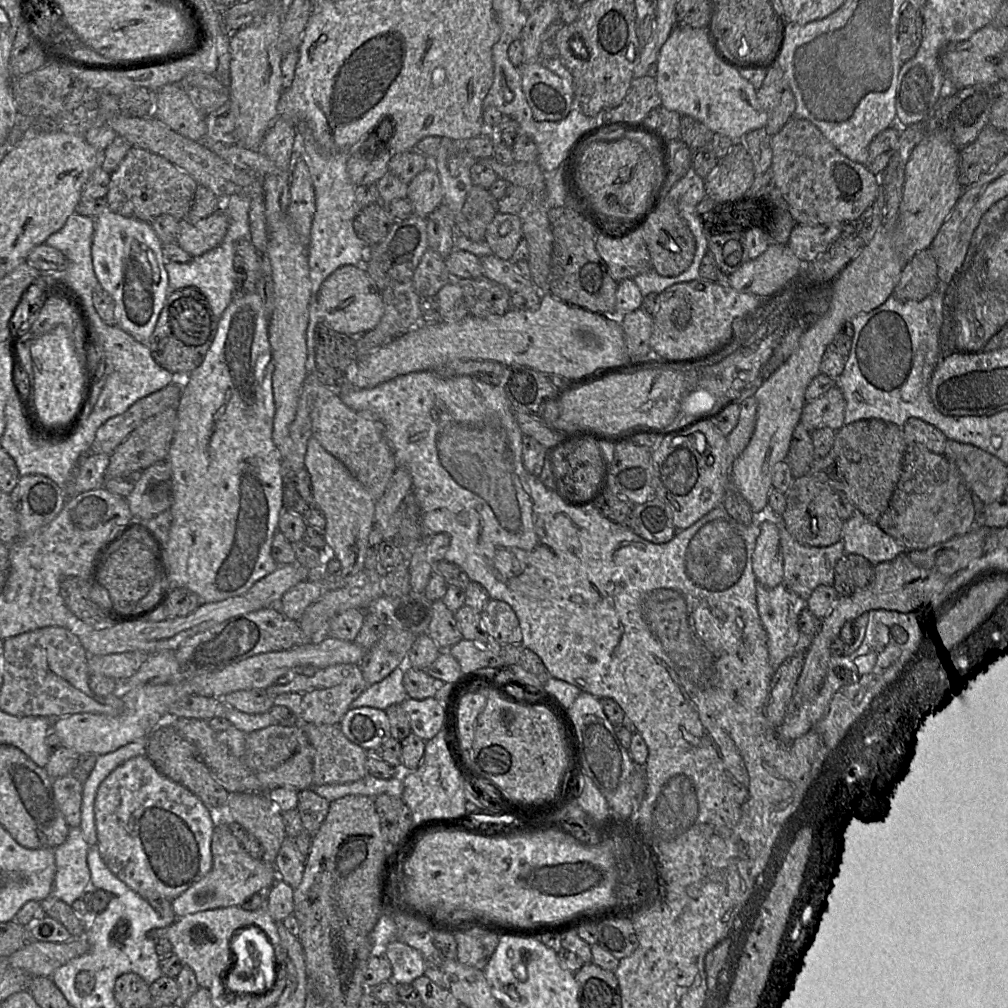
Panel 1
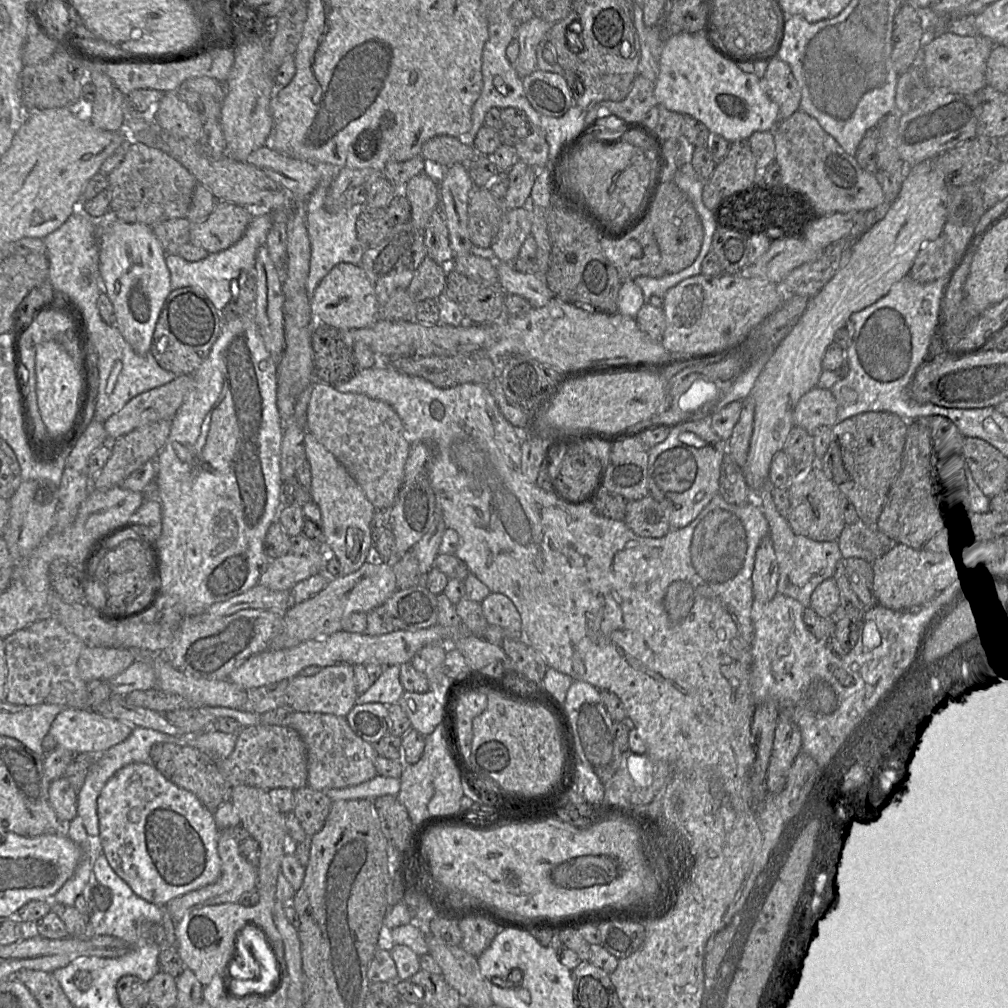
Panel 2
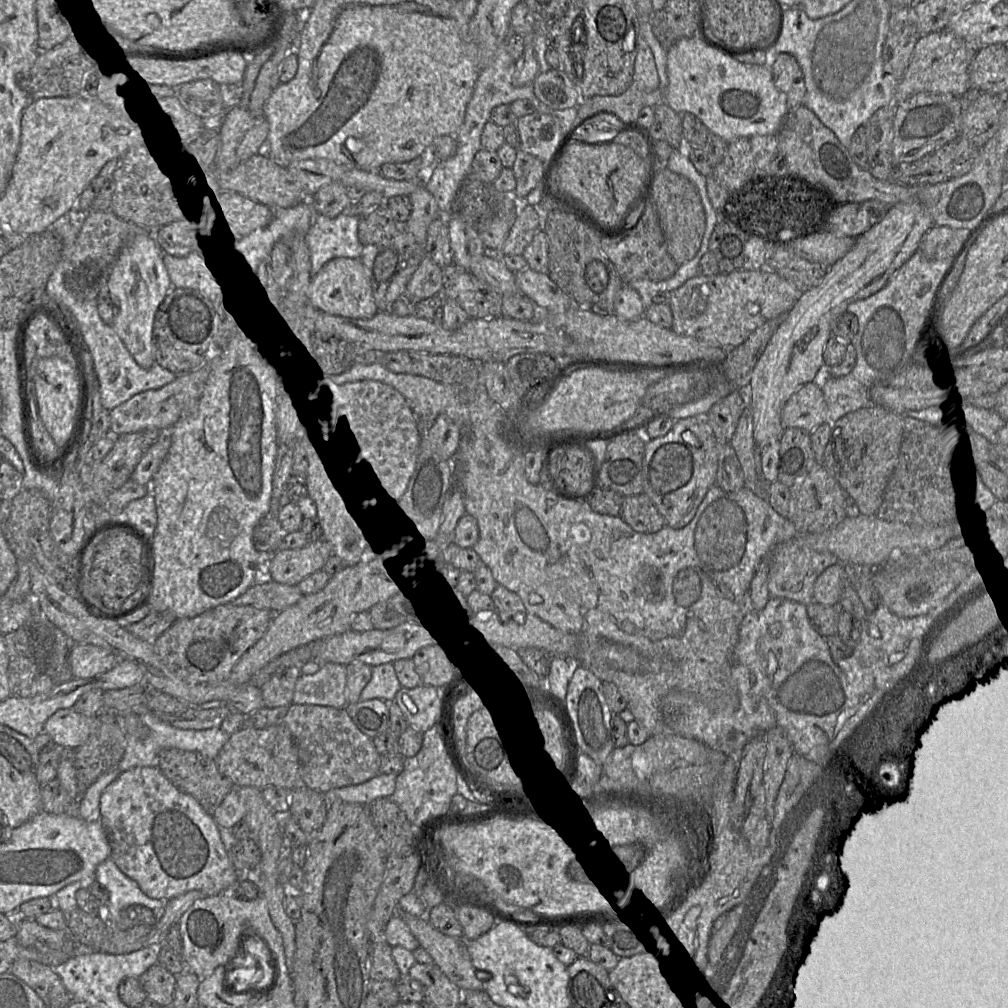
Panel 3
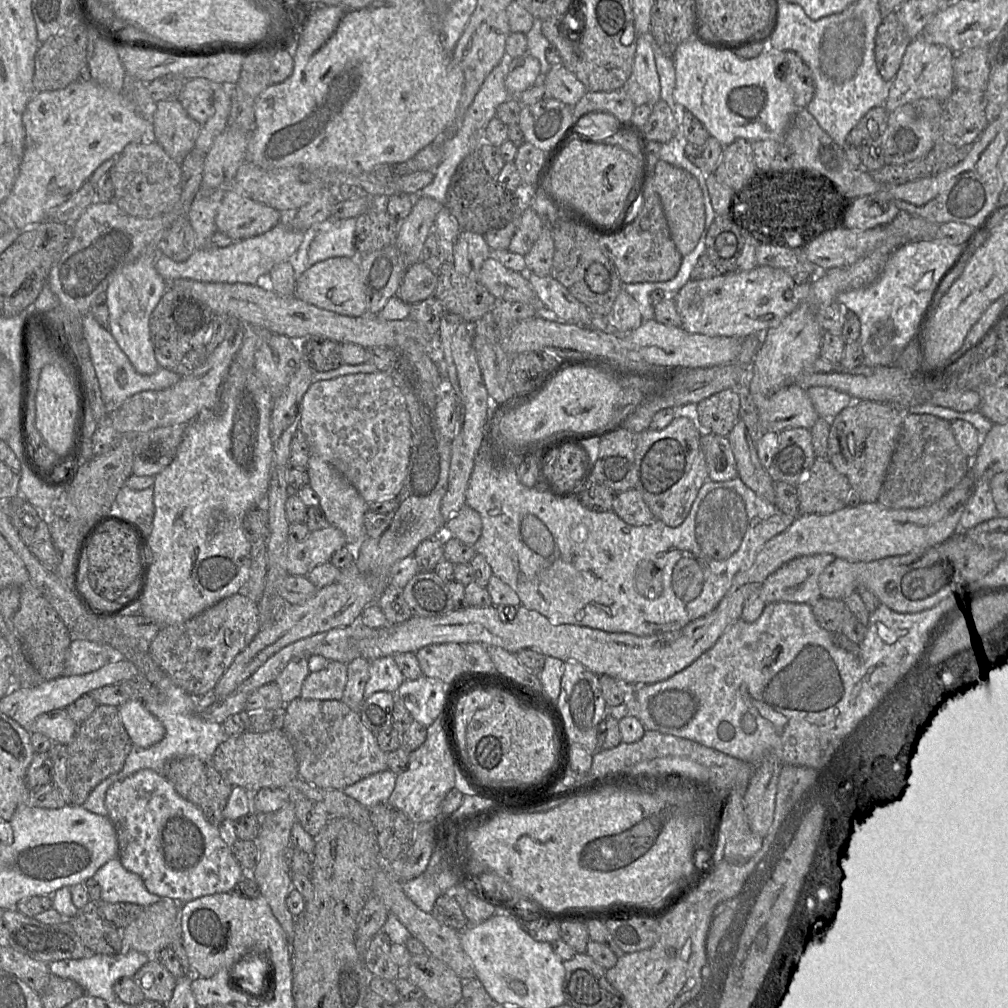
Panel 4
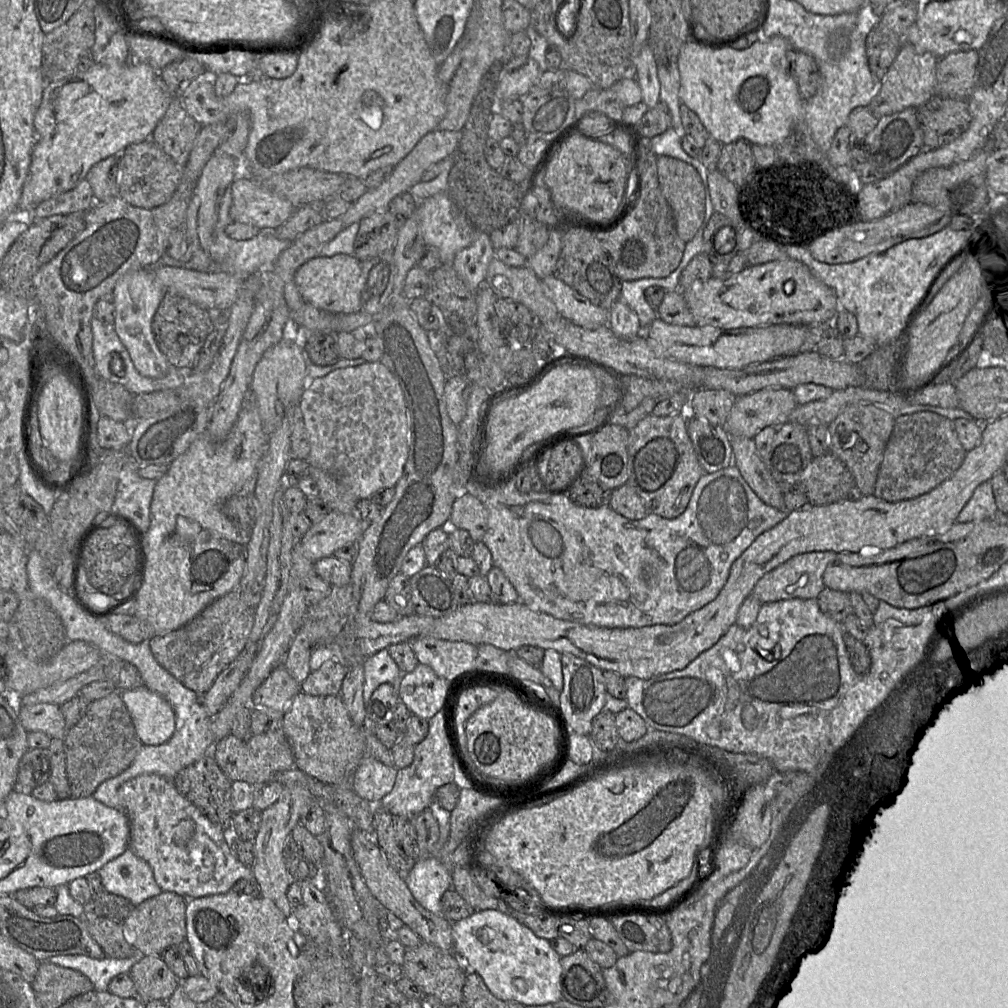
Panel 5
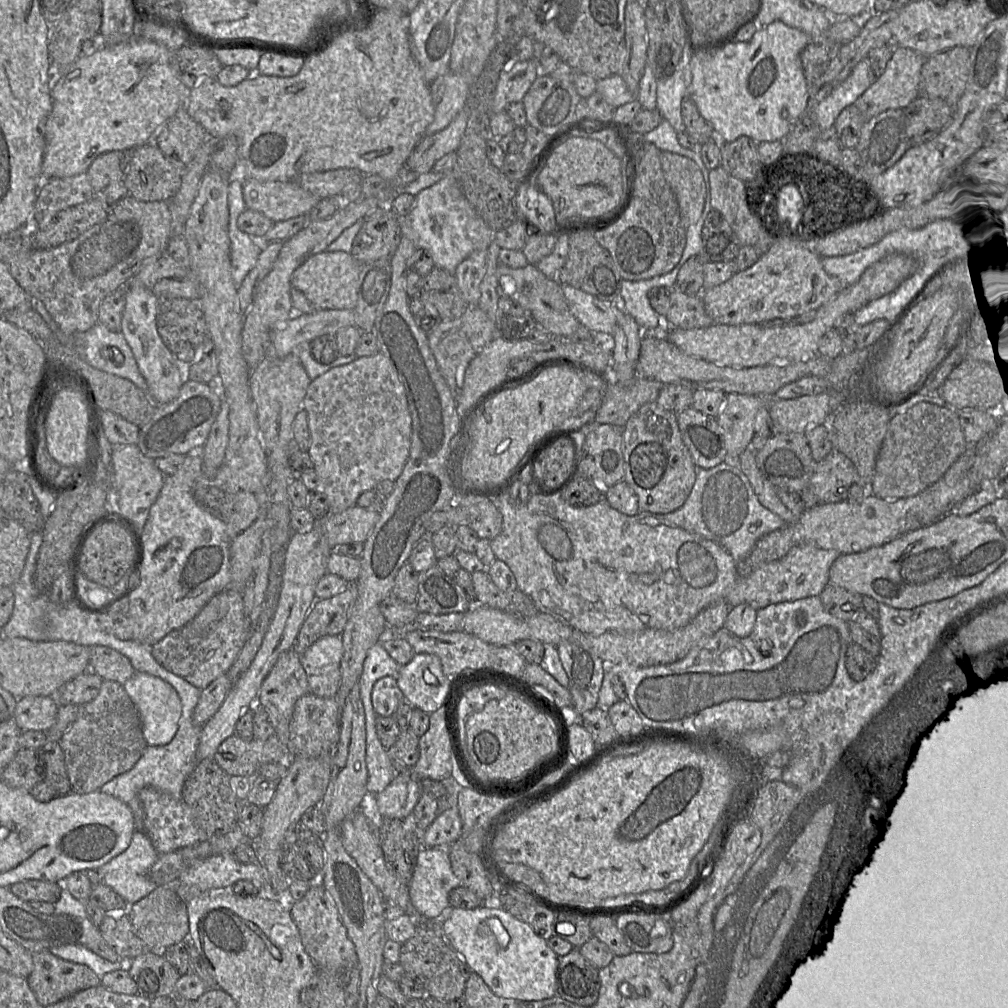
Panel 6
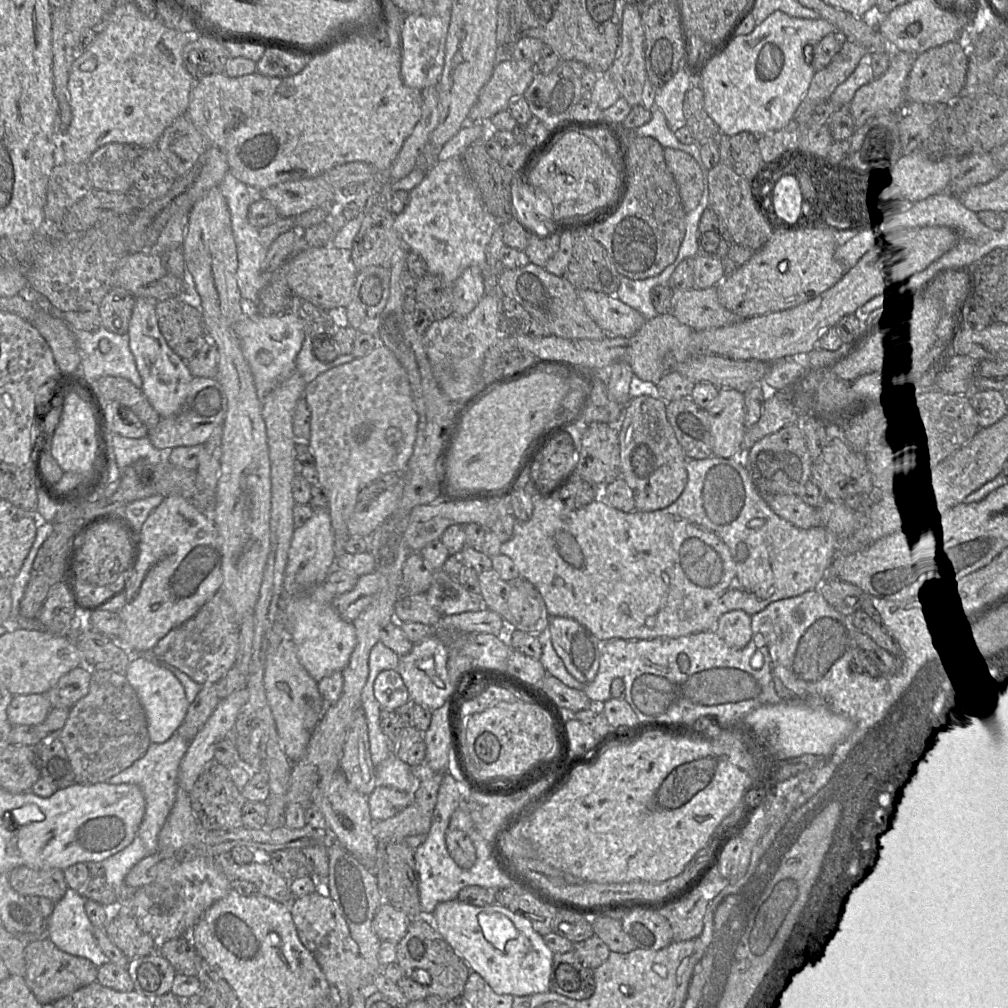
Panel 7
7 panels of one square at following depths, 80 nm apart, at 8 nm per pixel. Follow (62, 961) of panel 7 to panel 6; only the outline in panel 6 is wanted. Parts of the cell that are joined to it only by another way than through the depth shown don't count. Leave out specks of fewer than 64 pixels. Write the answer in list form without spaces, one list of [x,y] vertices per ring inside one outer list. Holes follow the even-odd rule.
[[[50,951],[32,953],[32,959],[33,971],[27,982],[43,1007],[101,984],[88,966],[63,960]]]

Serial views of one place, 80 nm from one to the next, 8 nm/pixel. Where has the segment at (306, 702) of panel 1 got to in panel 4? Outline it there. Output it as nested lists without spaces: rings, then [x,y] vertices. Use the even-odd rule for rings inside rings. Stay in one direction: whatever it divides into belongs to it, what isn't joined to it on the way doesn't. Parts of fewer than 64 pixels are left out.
[[[328,661],[323,669],[307,675],[299,697],[308,700],[342,700],[346,682],[347,664]]]

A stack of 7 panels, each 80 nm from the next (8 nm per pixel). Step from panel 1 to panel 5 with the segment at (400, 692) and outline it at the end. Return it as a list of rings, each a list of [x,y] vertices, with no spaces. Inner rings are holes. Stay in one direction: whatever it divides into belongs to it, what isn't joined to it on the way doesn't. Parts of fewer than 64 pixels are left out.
[[[382,649],[363,660],[365,708],[373,692],[384,683],[396,684],[402,672],[390,656],[388,649]]]

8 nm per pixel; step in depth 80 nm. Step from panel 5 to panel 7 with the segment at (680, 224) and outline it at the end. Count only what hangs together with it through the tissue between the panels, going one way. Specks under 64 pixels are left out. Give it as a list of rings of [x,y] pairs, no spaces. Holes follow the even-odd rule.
[[[665,148],[664,158],[678,185],[683,209],[687,214],[697,207],[702,198],[703,174],[695,159],[683,151]]]

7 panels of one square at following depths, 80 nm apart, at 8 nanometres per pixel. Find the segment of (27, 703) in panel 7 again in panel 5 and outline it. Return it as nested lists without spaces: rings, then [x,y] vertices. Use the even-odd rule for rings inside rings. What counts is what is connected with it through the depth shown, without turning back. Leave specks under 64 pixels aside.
[[[55,704],[19,706],[18,718],[27,732],[41,731],[50,738],[64,739],[68,731],[60,706]]]

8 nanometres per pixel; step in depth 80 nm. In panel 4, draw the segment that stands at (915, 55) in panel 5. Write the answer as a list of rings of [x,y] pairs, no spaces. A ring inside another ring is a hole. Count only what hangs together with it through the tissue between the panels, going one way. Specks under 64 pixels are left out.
[[[922,35],[912,39],[902,58],[900,68],[889,83],[884,107],[892,112],[896,108],[912,103],[921,98],[938,101],[947,99],[955,90],[952,62],[955,53],[944,45],[931,43]]]

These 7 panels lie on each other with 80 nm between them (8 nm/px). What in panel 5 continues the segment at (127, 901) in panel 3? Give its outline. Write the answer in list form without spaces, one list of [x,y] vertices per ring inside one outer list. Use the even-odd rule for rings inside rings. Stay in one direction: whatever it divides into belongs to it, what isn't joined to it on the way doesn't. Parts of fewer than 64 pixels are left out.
[[[129,847],[97,871],[105,891],[128,899],[134,906],[162,891],[150,865]]]

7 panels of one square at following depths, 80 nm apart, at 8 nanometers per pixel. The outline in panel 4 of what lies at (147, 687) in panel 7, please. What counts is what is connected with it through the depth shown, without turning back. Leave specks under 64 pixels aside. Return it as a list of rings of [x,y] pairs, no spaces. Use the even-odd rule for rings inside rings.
[[[131,700],[121,705],[119,716],[134,745],[150,747],[161,741],[165,735],[161,721],[140,700]]]

